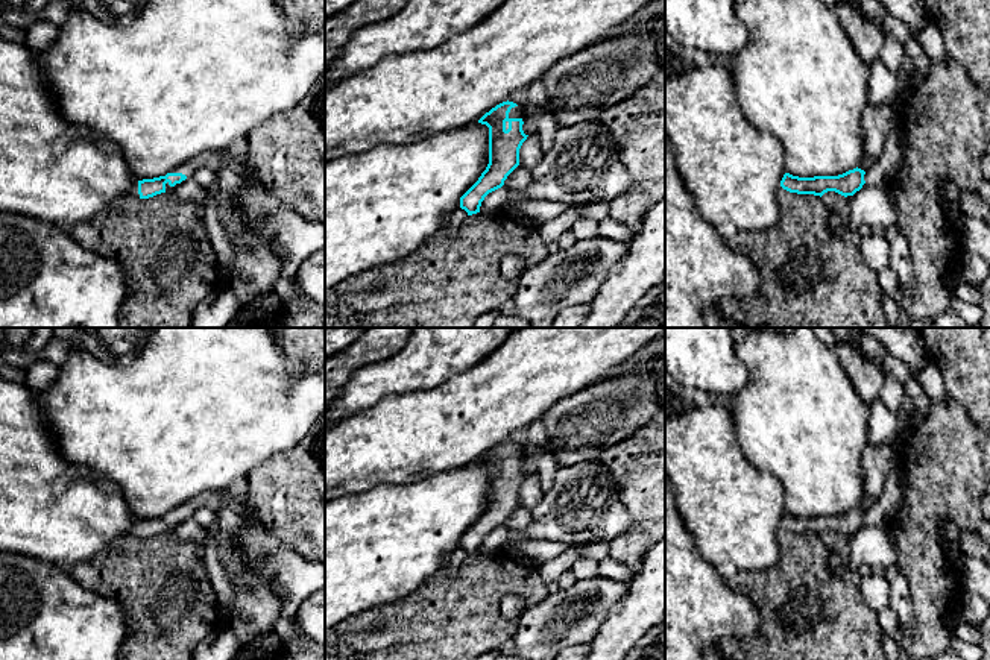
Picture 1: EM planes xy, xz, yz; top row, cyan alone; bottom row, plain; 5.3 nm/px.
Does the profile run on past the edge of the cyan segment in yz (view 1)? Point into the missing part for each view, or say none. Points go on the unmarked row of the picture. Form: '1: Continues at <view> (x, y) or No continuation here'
1: No continuation here

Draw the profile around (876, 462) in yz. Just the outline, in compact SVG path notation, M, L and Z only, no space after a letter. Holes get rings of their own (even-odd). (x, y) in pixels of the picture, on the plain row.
M891 443L882 446L869 446L861 457L861 473L864 479L864 493L858 508L867 510L881 495L887 475L894 464L894 451Z

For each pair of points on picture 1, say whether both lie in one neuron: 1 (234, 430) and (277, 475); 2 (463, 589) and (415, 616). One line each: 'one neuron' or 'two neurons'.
1: two neurons
2: one neuron

